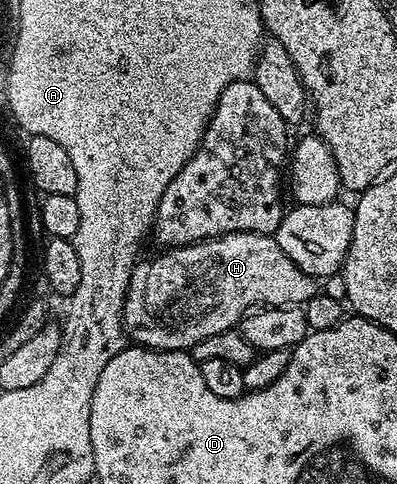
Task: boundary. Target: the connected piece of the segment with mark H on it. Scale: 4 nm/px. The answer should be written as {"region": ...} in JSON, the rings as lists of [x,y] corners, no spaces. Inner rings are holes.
{"region":[[[235,232],[222,238],[207,238],[203,242],[190,242],[187,246],[174,246],[161,253],[165,254],[157,254],[146,262],[141,260],[134,265],[121,313],[128,341],[146,346],[149,350],[192,351],[199,340],[234,329],[247,312],[262,304],[266,307],[304,307],[306,300],[319,290],[315,279],[285,255],[276,237],[267,234]]]}

